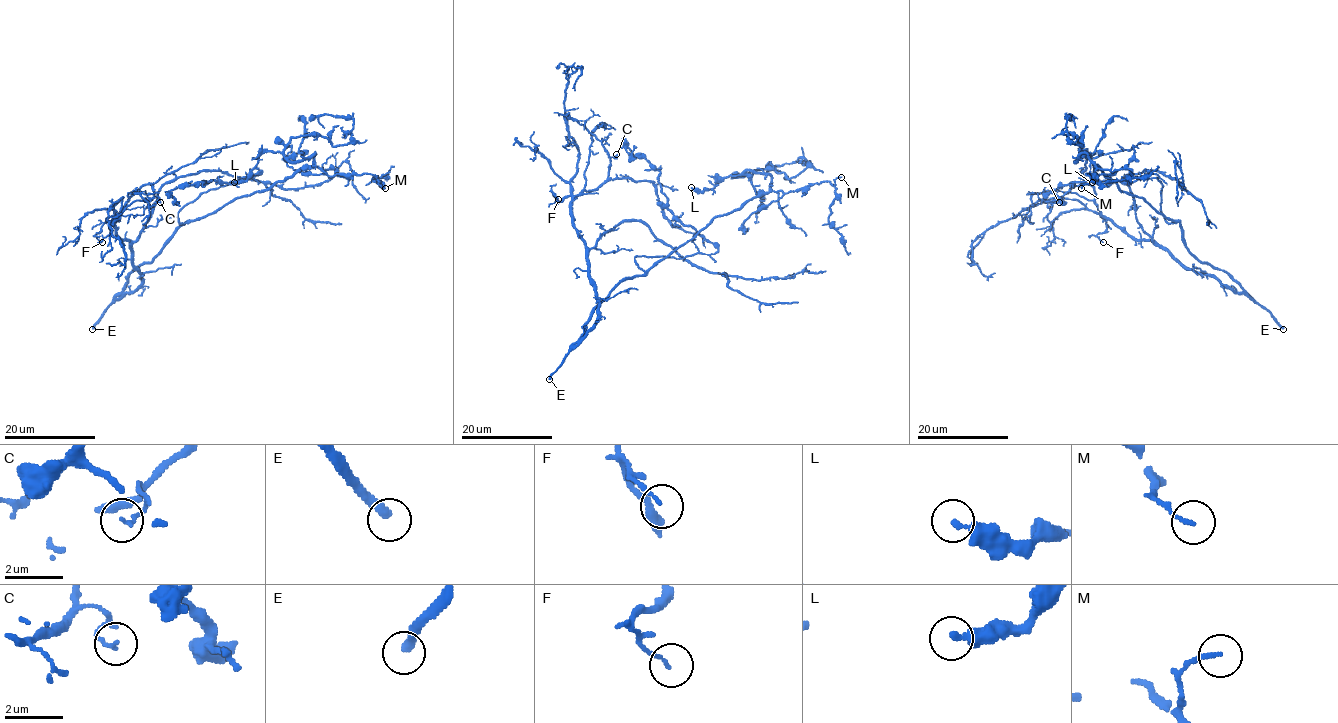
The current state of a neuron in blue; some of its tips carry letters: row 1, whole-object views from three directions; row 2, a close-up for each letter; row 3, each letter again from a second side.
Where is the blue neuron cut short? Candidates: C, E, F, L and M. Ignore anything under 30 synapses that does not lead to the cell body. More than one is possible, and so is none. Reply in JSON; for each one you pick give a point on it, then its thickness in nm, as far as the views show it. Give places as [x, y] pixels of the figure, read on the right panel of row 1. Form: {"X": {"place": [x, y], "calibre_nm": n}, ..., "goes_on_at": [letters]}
{"E": {"place": [1283, 329], "calibre_nm": 320}, "goes_on_at": ["E"]}

